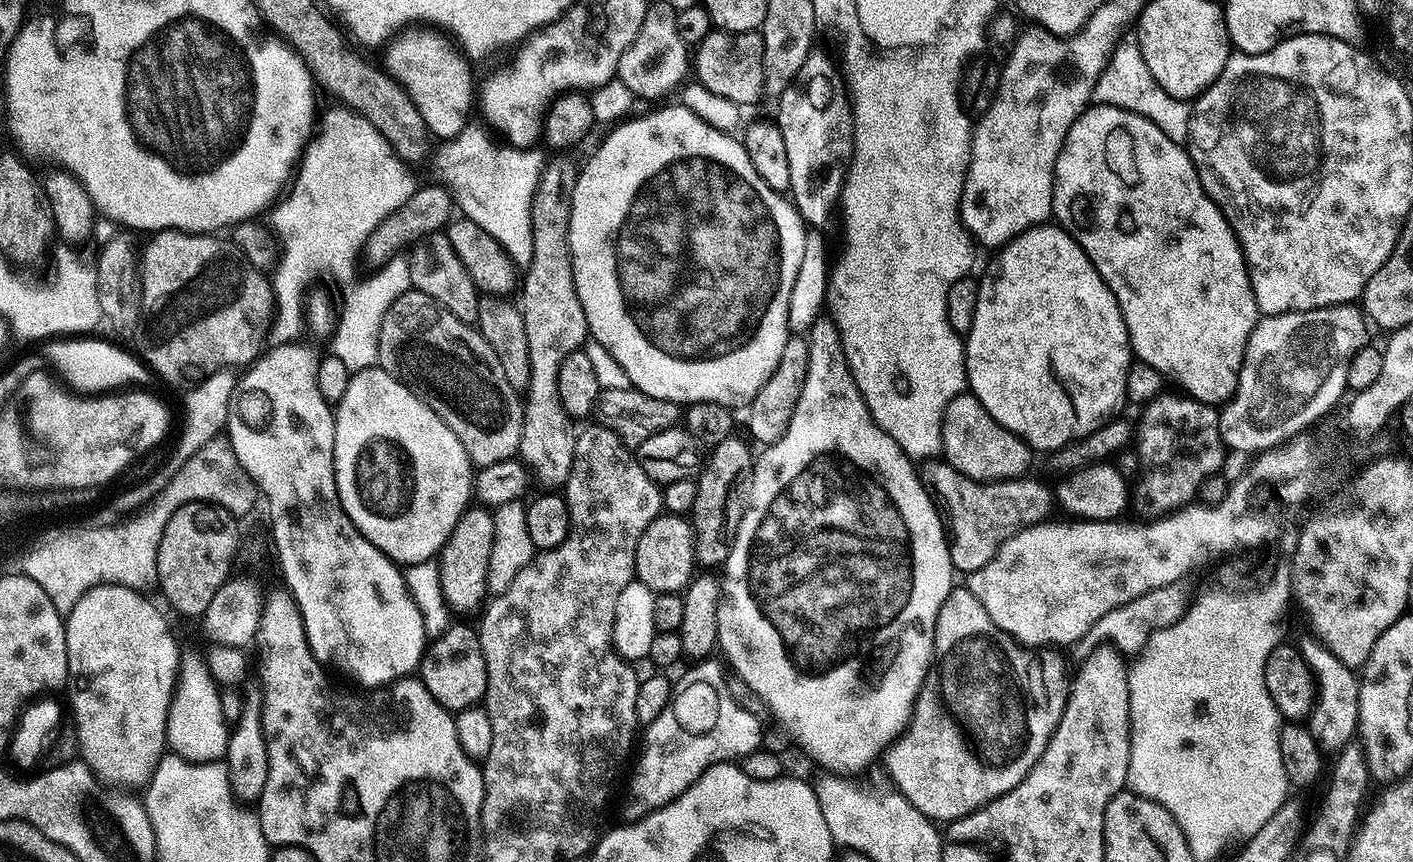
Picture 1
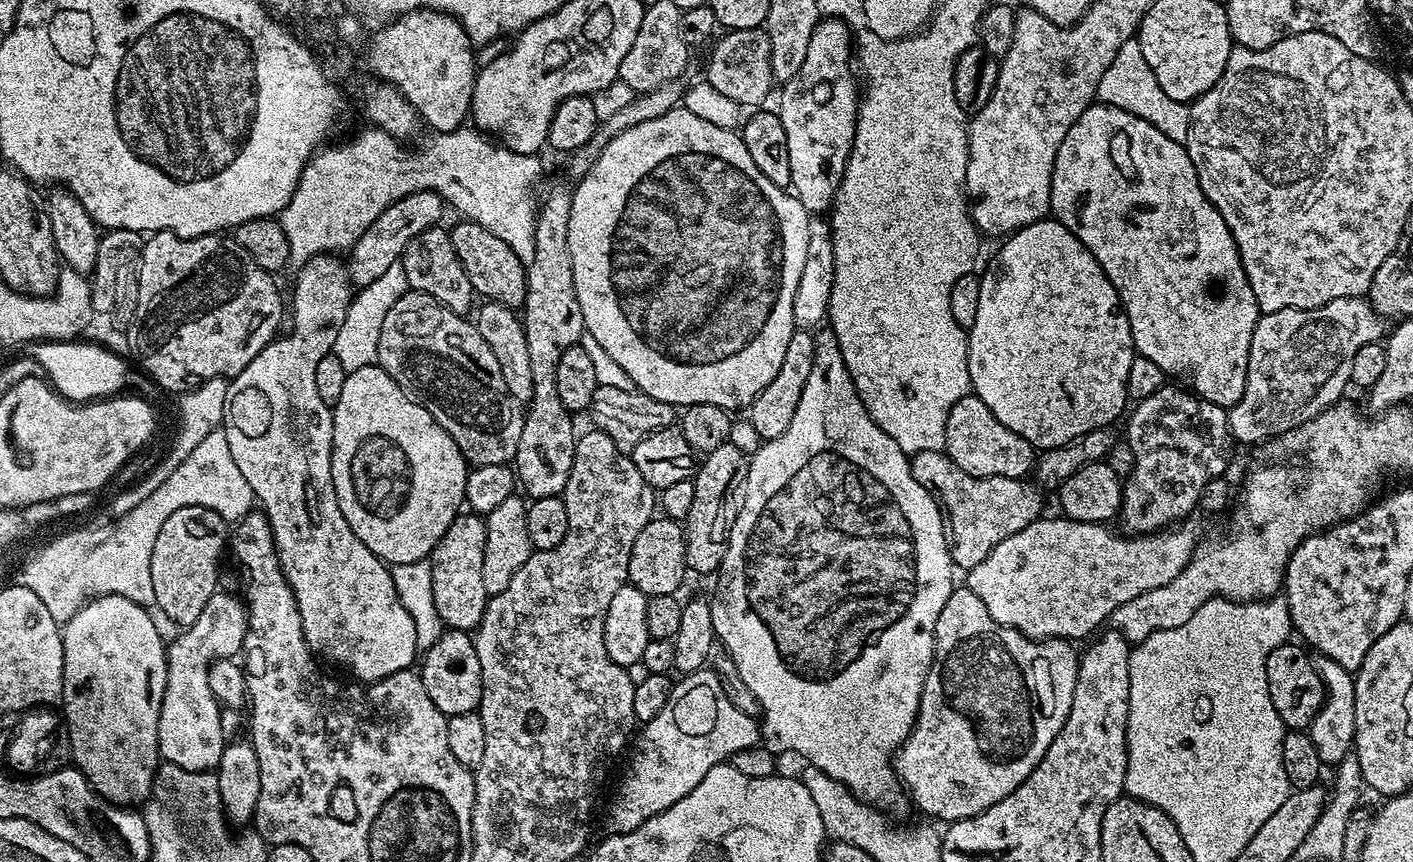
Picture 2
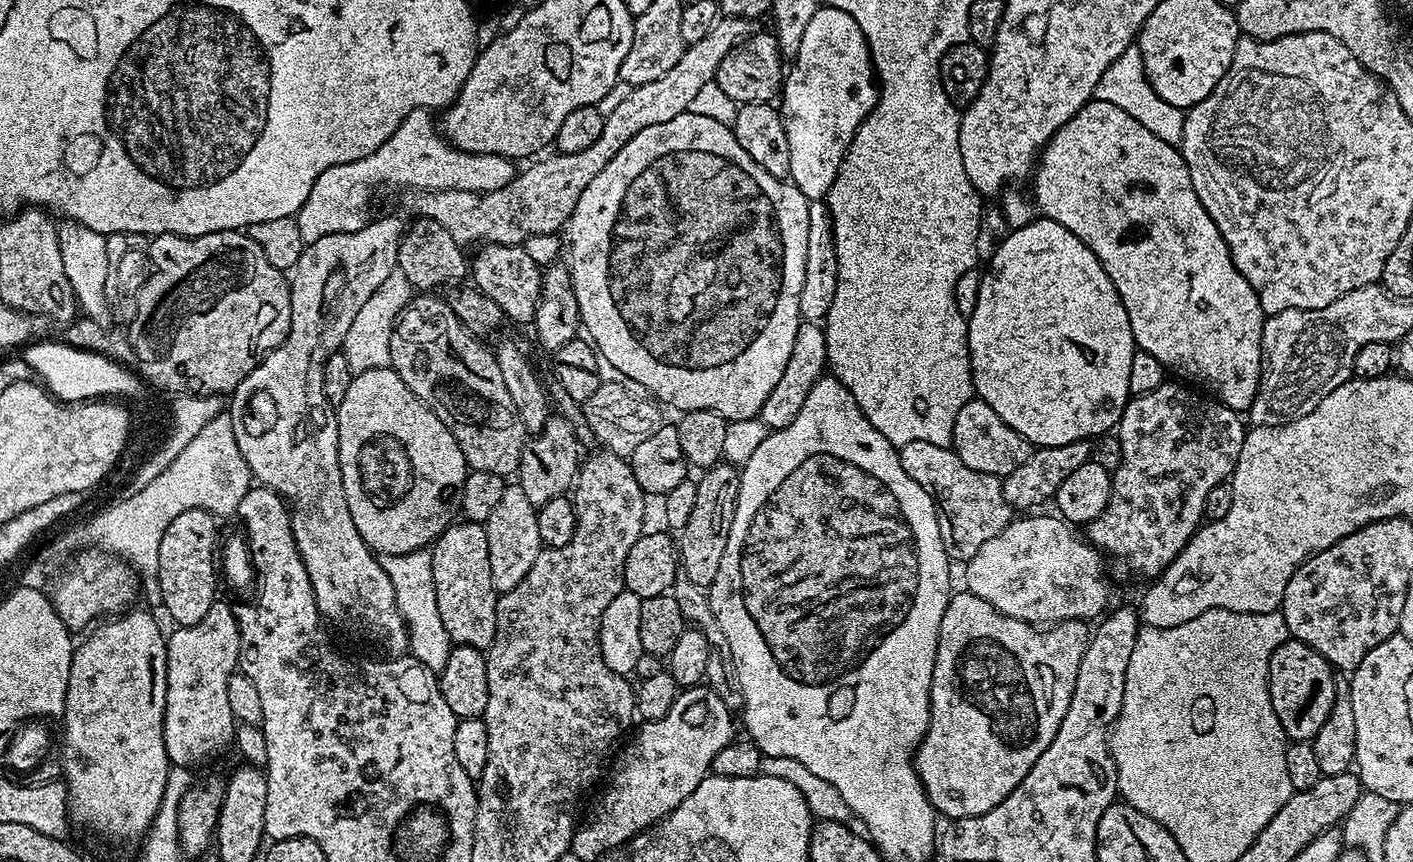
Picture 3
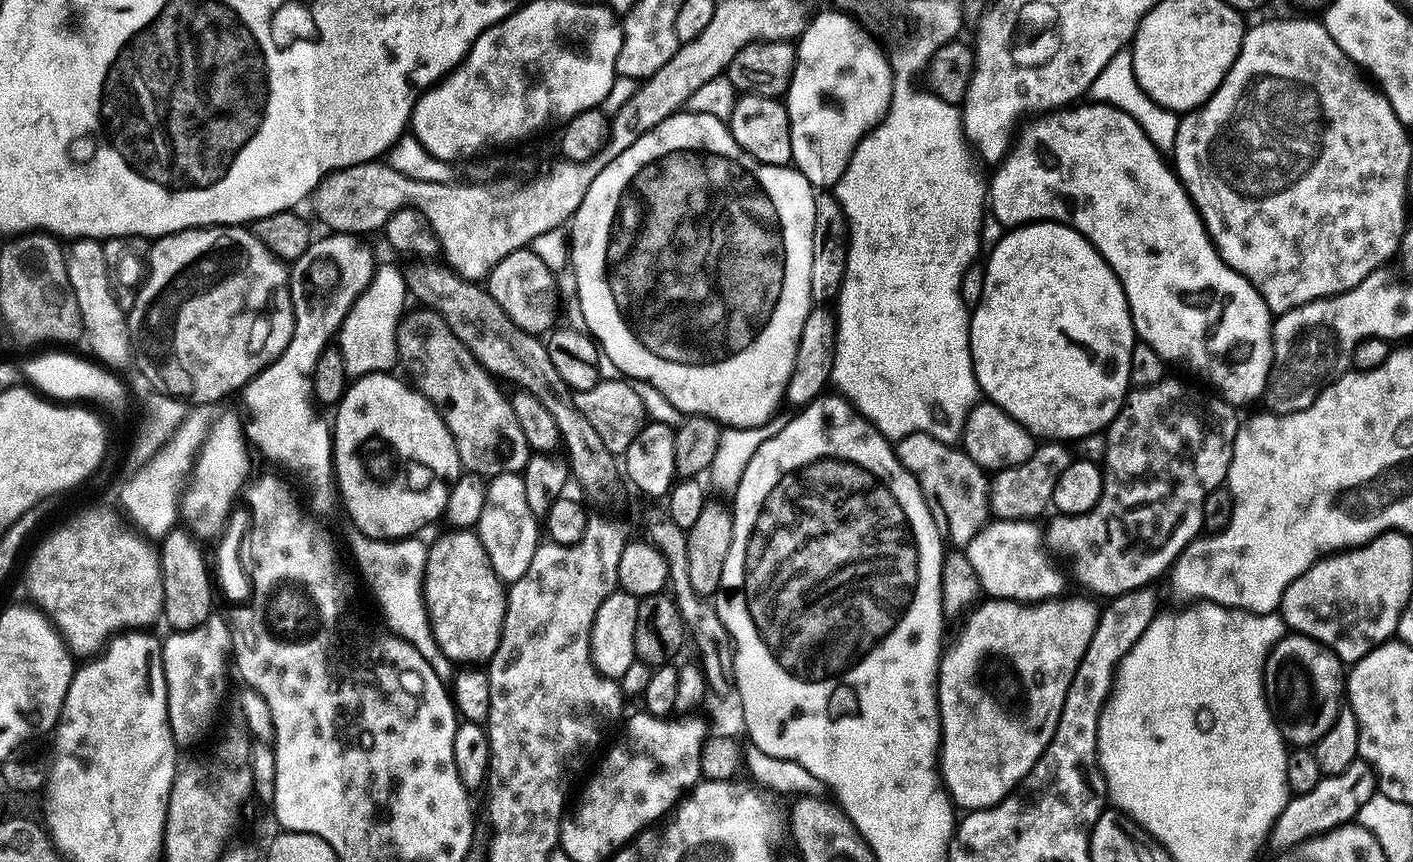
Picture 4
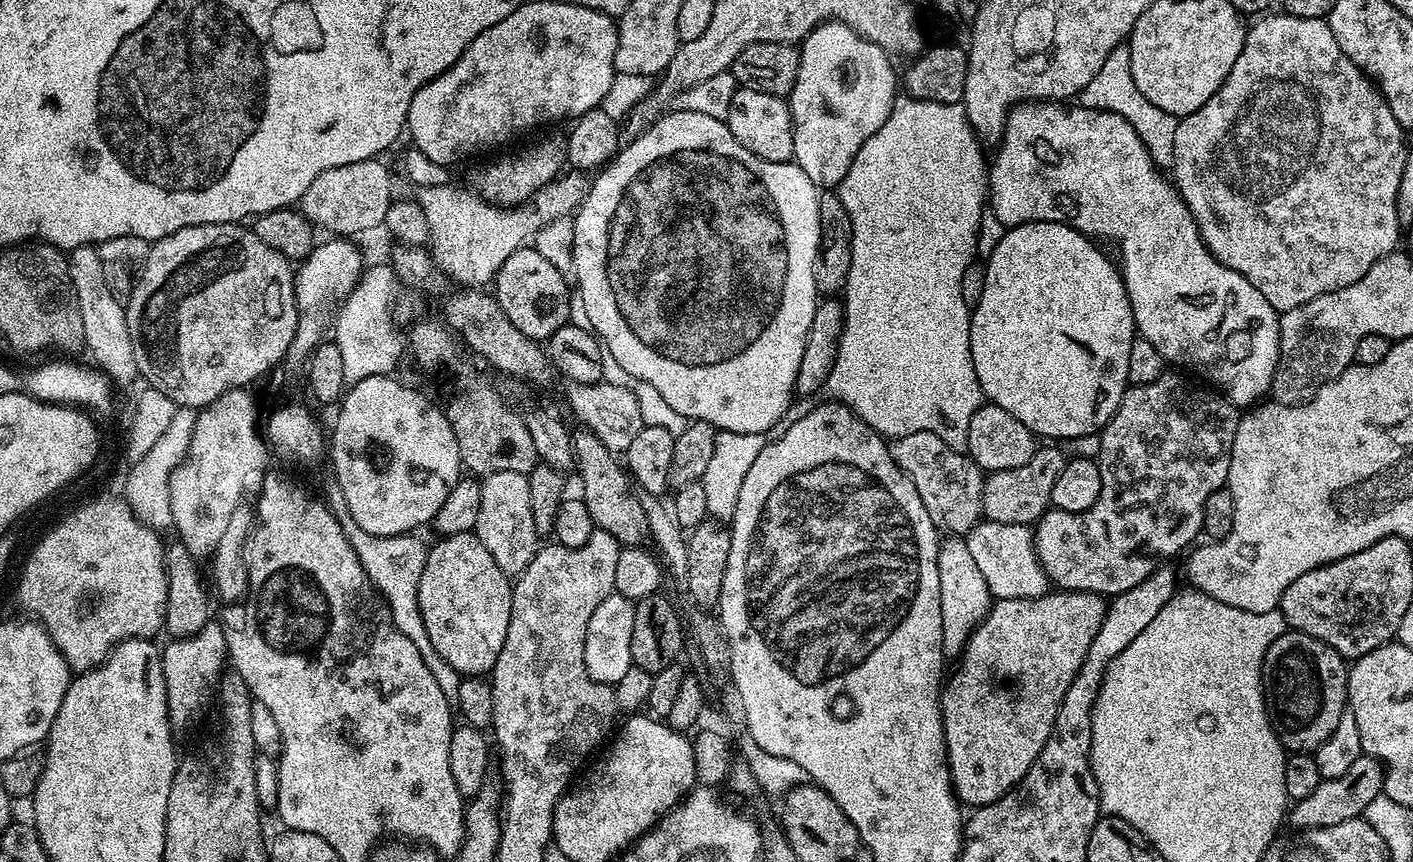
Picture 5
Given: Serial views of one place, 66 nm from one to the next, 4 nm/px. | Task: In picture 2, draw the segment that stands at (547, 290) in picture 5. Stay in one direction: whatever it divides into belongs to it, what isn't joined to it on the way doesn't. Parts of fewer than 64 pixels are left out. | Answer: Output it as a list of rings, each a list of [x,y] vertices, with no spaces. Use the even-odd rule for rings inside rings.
[[[460,220],[460,223],[451,228],[449,236],[472,289],[479,297],[482,295],[487,301],[504,304],[513,310],[523,307],[528,292],[527,267],[508,243],[482,225],[469,220]]]

